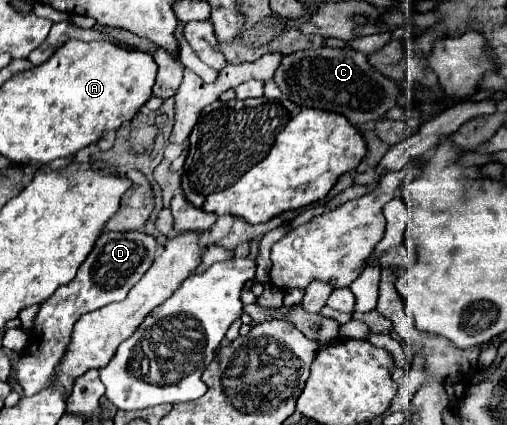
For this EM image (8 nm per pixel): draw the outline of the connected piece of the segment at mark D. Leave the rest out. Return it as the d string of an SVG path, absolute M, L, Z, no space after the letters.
M104 232L90 256L78 268L76 278L60 286L46 302L40 304L40 310L34 318L34 330L30 334L30 344L16 364L16 378L24 388L24 396L32 396L56 382L56 370L66 356L74 324L86 312L102 308L110 302L124 300L128 290L146 274L156 258L158 242L146 232Z

